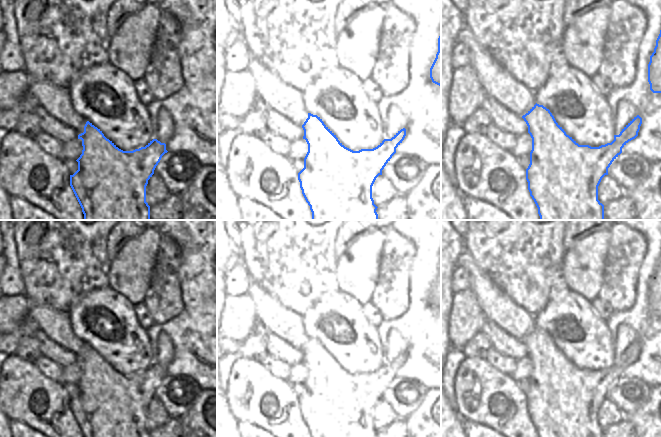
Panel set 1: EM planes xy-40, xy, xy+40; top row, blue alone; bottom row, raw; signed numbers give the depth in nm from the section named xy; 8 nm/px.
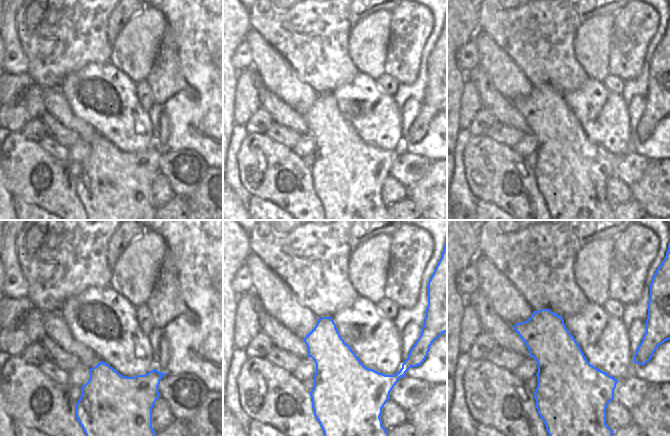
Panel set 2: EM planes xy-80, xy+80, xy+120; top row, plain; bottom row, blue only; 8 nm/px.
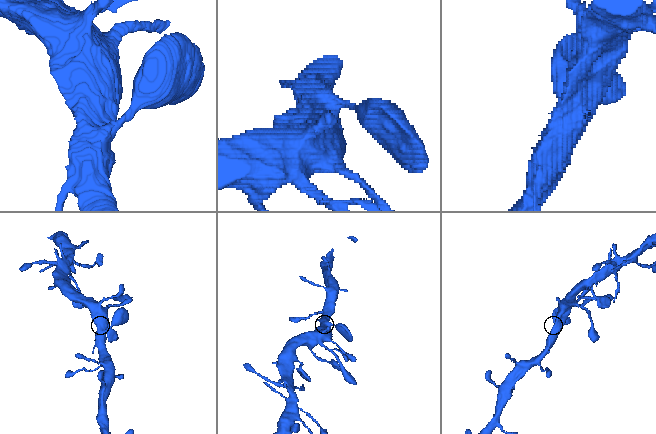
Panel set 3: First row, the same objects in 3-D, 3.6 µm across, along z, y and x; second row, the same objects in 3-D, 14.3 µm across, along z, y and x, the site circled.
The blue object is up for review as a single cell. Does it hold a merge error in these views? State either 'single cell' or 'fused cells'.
single cell

